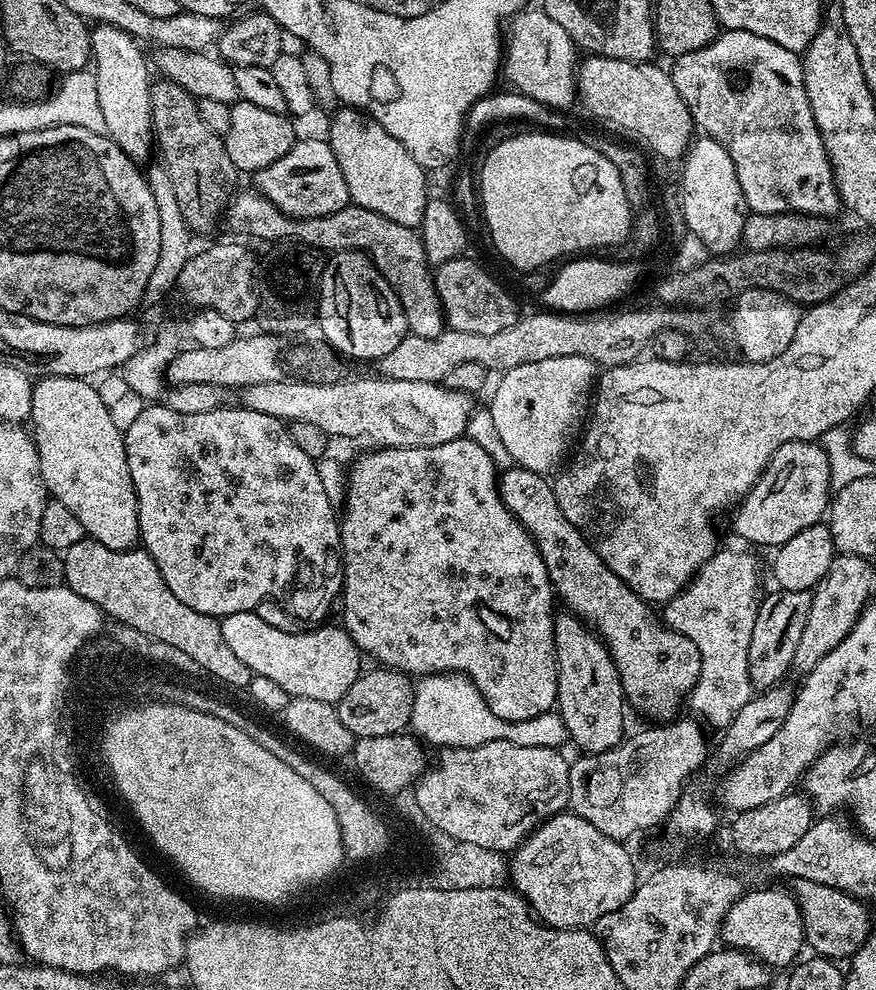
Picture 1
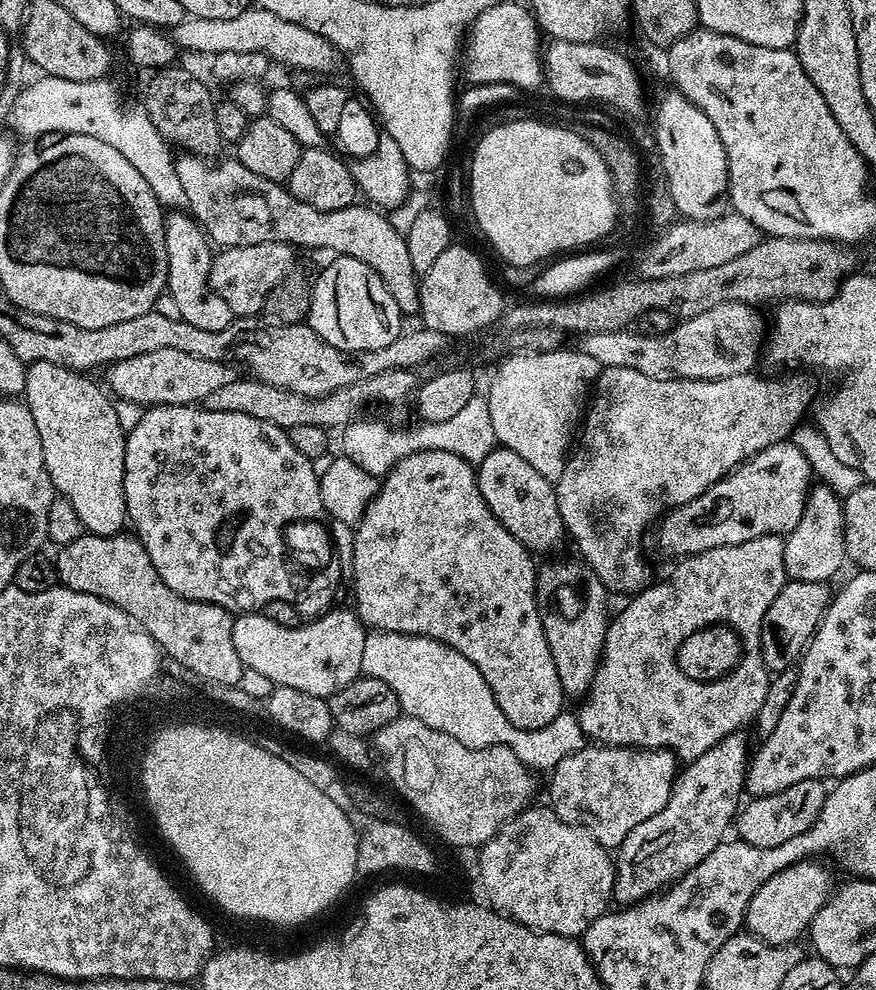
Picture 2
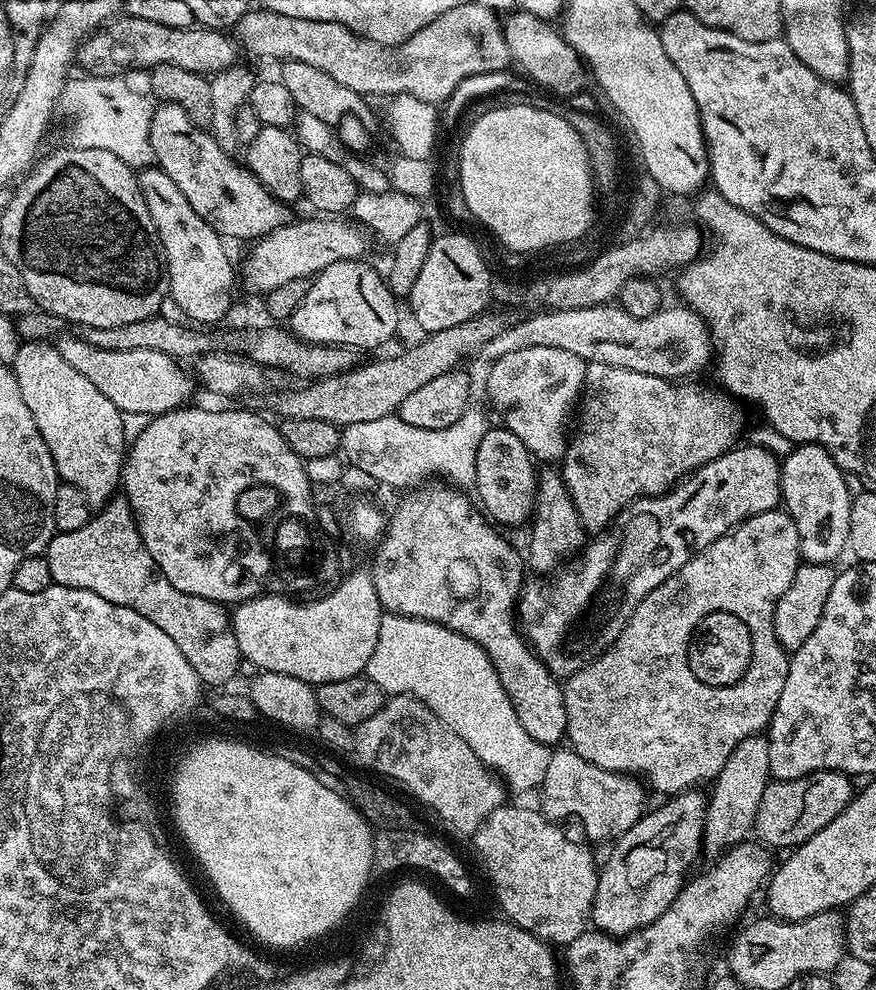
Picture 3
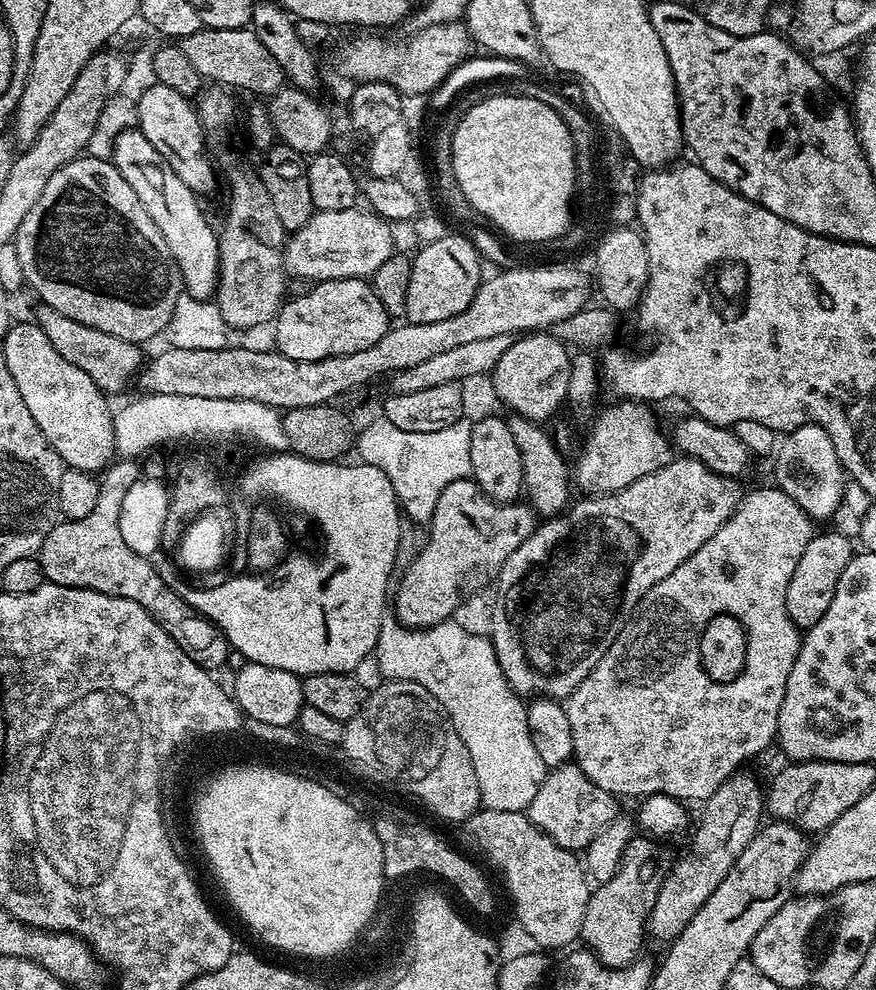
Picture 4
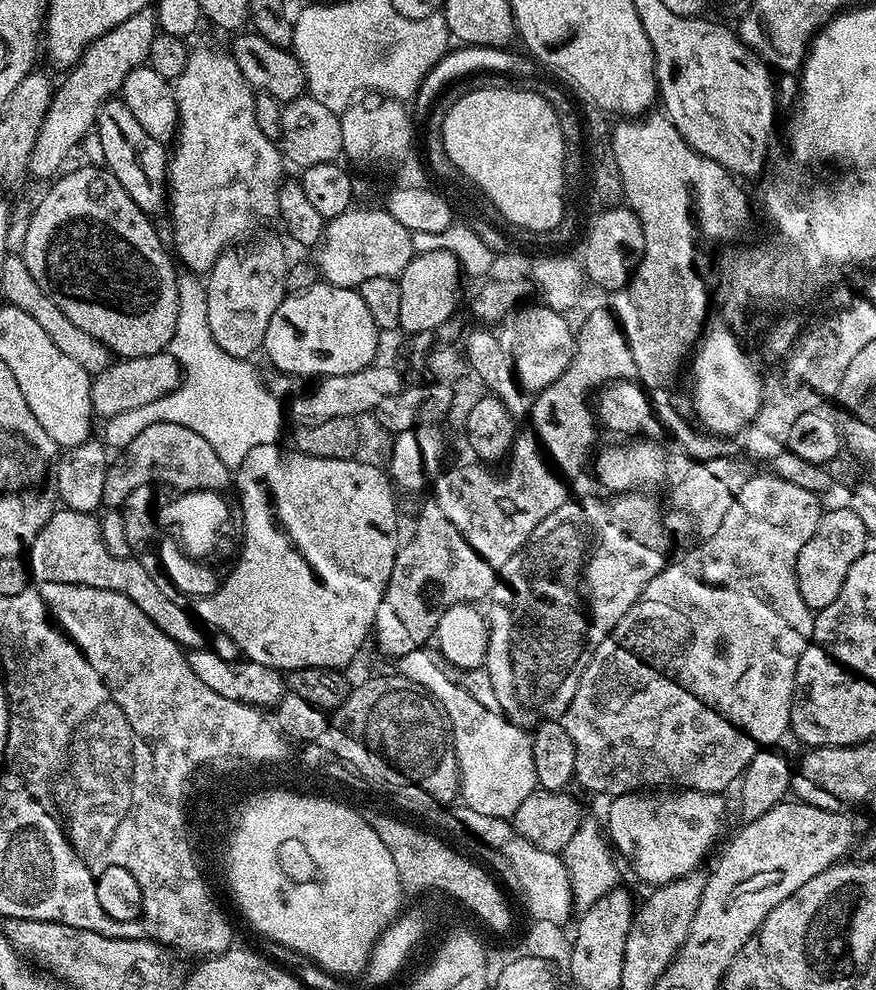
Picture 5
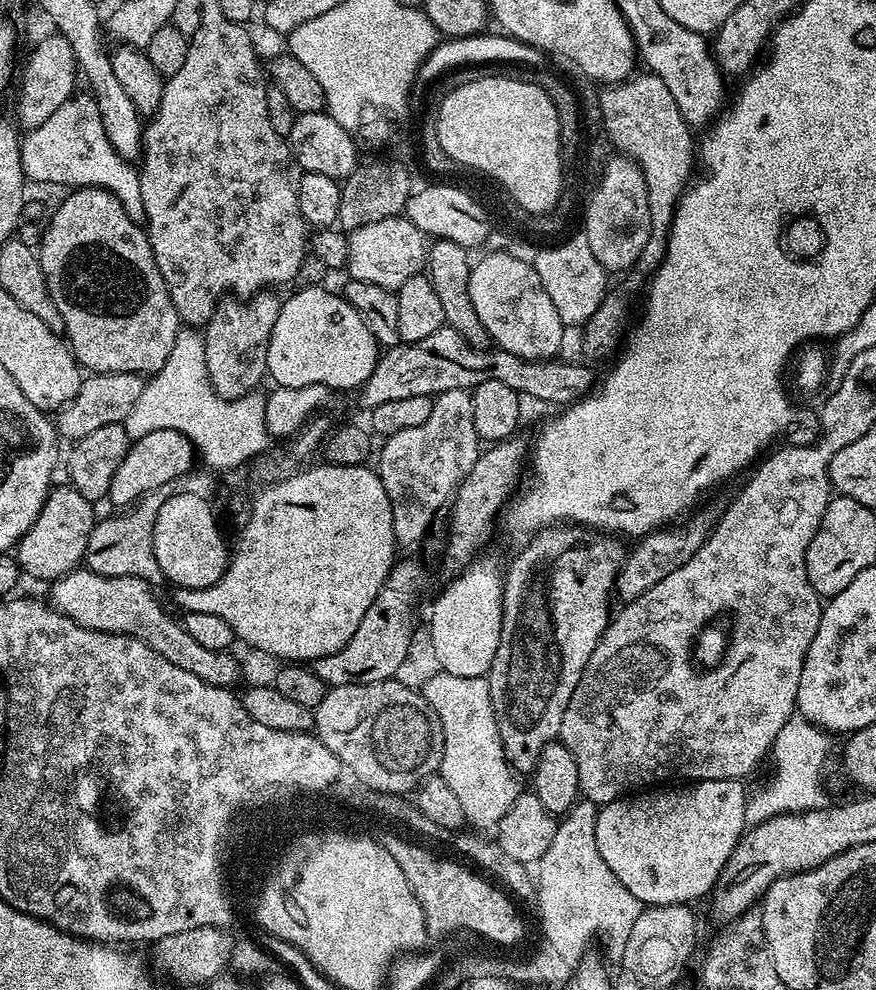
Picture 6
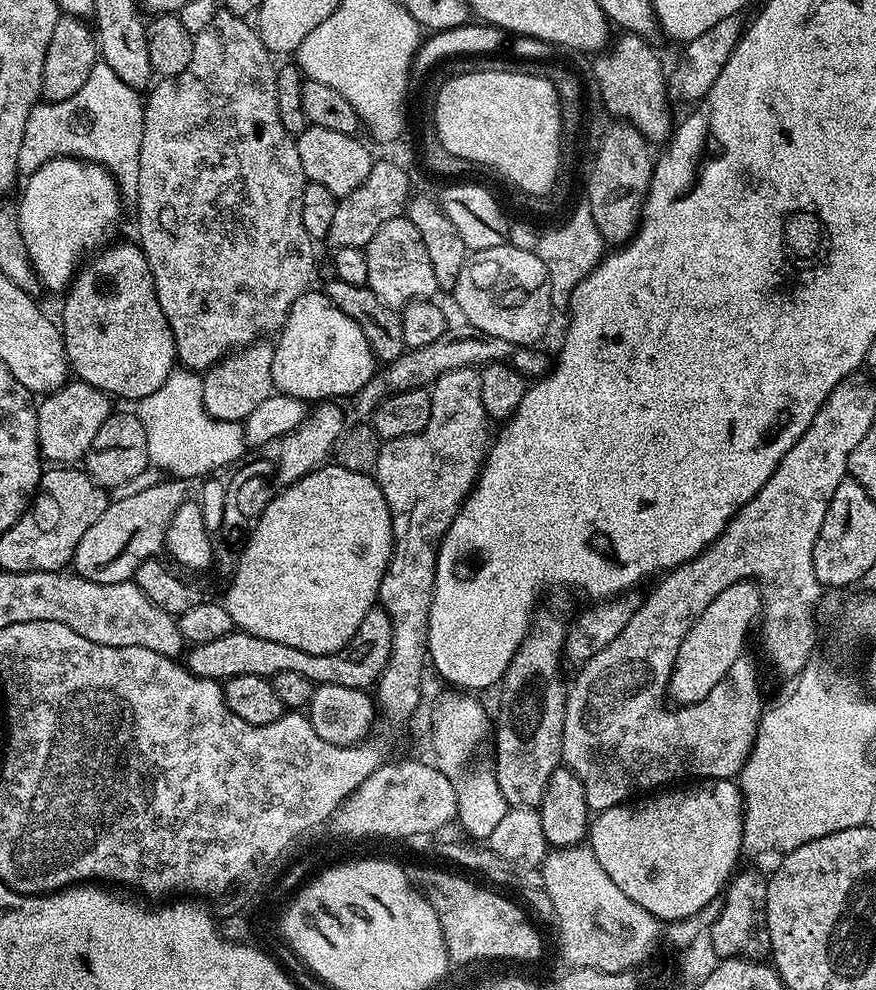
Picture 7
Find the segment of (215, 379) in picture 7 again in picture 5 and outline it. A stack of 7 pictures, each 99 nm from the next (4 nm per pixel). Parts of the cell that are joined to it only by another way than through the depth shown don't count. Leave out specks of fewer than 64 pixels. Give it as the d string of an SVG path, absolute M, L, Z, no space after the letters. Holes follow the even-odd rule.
M276 236L255 240L249 248L240 246L223 252L206 274L206 314L210 317L210 334L214 334L214 342L218 342L226 354L237 360L248 360L263 349L266 326L270 326L274 310L278 310L286 295L284 279L288 276L288 260L284 257L285 241Z

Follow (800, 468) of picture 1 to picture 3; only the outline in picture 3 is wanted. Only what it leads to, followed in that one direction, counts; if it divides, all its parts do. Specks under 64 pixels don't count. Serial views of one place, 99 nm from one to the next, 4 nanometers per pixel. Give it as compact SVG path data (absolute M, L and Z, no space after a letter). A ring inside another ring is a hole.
M749 442L744 446L745 448L731 448L718 458L696 468L662 496L641 496L621 507L611 524L585 543L578 556L580 564L574 565L565 576L553 575L549 588L540 588L539 582L532 580L536 578L525 579L524 586L520 589L520 598L516 602L520 631L537 658L551 670L553 676L573 676L591 660L597 660L608 651L618 634L626 630L626 622L632 617L634 610L638 610L638 602L642 602L642 598L646 598L650 590L662 586L662 582L666 582L670 574L686 566L692 556L697 556L702 550L706 550L706 546L718 542L718 538L750 517L781 507L781 461L762 446Z

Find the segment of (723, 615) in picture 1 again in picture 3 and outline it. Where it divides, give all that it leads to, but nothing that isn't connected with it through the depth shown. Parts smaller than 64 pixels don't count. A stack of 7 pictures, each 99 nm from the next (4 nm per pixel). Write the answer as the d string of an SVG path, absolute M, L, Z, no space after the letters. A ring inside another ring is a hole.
M773 510L752 516L743 524L733 528L731 532L718 538L718 542L706 546L706 550L702 550L697 556L692 556L690 562L686 562L686 566L682 566L674 574L670 574L670 578L666 578L666 582L662 582L662 586L650 590L650 594L646 594L646 598L642 598L642 602L638 602L638 610L634 610L634 614L626 622L626 630L622 630L622 634L618 634L618 638L609 646L608 651L601 654L597 660L591 660L582 670L578 670L573 676L567 677L563 681L566 730L568 731L566 740L572 751L582 758L586 758L586 762L594 762L594 766L602 766L602 770L623 772L629 776L637 777L651 791L653 788L656 792L665 792L663 795L668 798L674 797L680 792L691 792L704 786L700 784L706 783L705 785L707 785L709 782L715 781L722 766L726 766L726 758L730 758L734 746L738 746L738 742L742 742L744 738L761 735L771 725L772 715L778 706L778 697L782 694L782 686L786 686L786 674L790 659L789 653L785 652L783 646L778 642L778 634L774 634L774 610L778 606L778 598L782 598L782 594L786 594L786 590L790 590L790 582L794 582L794 574L799 570L801 563L798 527L795 526L795 522L786 511ZM715 612L729 612L742 618L742 622L746 622L746 626L750 630L752 661L744 677L737 684L731 684L728 688L705 688L703 686L644 688L644 679L647 676L680 676L688 672L688 647L692 641L694 630L698 626L698 622L702 622L702 618L706 618L706 614L714 614Z

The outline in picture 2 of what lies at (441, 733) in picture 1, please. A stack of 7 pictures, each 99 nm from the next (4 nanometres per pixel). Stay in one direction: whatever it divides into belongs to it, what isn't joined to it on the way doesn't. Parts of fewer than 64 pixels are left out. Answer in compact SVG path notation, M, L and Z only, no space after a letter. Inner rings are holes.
M369 631L366 646L362 646L362 673L370 678L378 678L378 682L386 682L386 686L390 686L390 690L398 694L400 711L403 715L418 718L418 722L426 722L426 726L434 730L442 730L442 734L450 734L450 738L458 738L462 746L471 748L489 748L495 744L506 746L514 750L514 754L518 754L518 758L527 768L533 770L539 770L539 768L551 770L558 762L562 762L562 758L586 747L586 737L580 725L580 717L573 713L571 716L571 711L568 710L560 712L558 718L550 722L550 726L542 726L538 730L527 732L514 726L510 718L506 718L506 714L498 710L494 702L494 694L486 678L478 674L478 666L474 666L470 658L462 658L458 650L425 636L407 636L401 632Z

